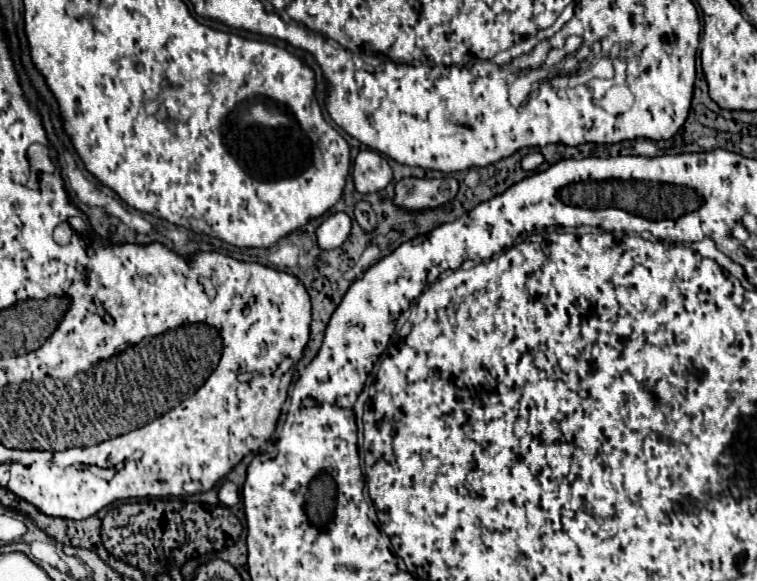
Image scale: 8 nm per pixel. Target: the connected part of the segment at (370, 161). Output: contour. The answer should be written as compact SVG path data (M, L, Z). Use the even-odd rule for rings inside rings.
M362 151L354 163L354 185L361 194L377 192L392 181L392 169L376 151Z

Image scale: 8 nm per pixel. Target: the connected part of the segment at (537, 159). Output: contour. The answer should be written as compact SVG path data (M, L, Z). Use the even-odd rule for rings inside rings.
M532 151L532 153L528 153L528 155L522 159L522 169L524 169L524 171L534 171L536 167L542 165L542 161L544 161L542 153Z

